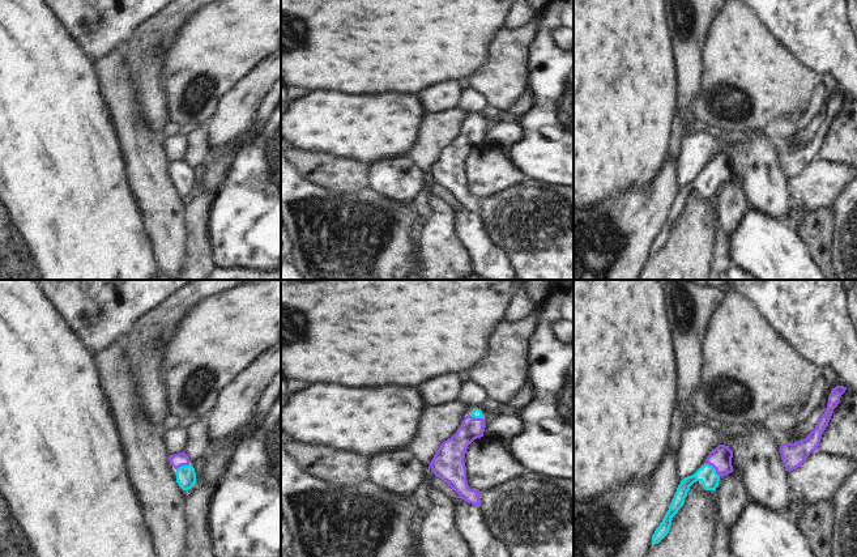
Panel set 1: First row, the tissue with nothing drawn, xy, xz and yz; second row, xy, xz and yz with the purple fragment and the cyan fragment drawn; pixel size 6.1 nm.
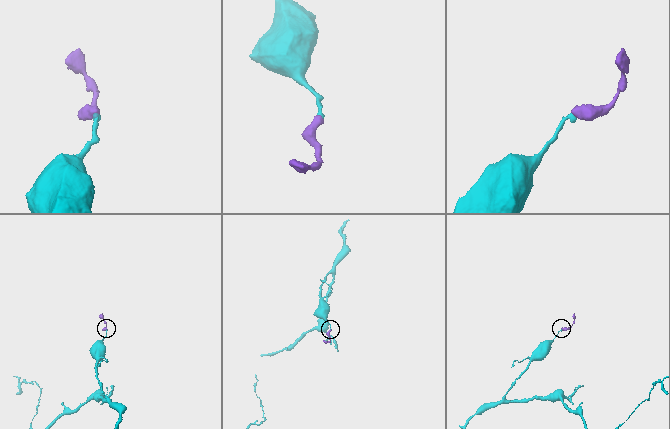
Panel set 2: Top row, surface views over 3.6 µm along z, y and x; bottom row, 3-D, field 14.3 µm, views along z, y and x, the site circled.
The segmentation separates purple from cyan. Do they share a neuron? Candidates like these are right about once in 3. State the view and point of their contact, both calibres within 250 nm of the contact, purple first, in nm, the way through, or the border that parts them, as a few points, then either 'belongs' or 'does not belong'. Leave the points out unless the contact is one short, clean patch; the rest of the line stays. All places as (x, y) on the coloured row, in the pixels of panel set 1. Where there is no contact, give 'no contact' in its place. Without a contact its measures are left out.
meets purple in yz at (713, 467); 140 nm thick on the purple side, 110 nm on the other; runs through yz (720, 458), (713, 467), (707, 473); belongs

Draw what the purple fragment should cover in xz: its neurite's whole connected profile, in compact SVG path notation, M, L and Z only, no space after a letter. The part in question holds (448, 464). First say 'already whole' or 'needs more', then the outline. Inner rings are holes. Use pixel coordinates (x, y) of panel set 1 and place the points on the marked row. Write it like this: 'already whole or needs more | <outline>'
needs more | M481 409L468 414L456 434L444 441L434 455L430 467L432 473L447 482L461 499L479 507L481 492L469 488L464 458L468 446L477 438L483 437L485 420Z

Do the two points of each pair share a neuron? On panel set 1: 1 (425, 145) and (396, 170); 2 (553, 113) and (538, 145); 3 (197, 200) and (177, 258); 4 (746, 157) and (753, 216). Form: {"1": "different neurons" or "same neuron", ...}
{"1": "different neurons", "2": "same neuron", "3": "different neurons", "4": "different neurons"}

